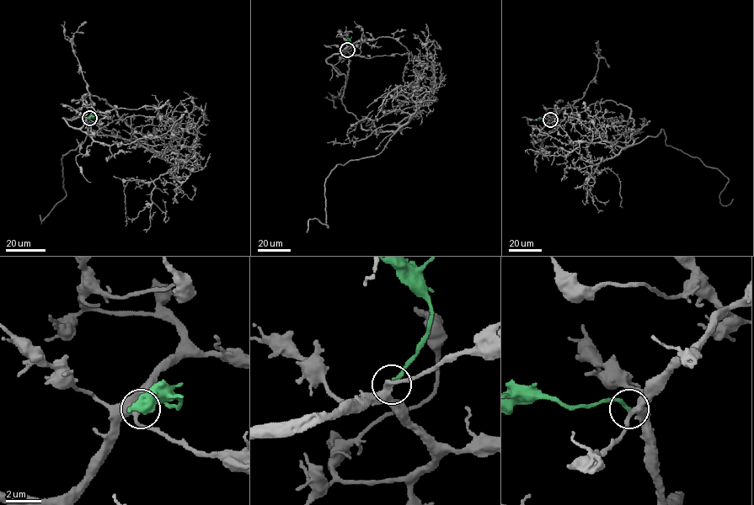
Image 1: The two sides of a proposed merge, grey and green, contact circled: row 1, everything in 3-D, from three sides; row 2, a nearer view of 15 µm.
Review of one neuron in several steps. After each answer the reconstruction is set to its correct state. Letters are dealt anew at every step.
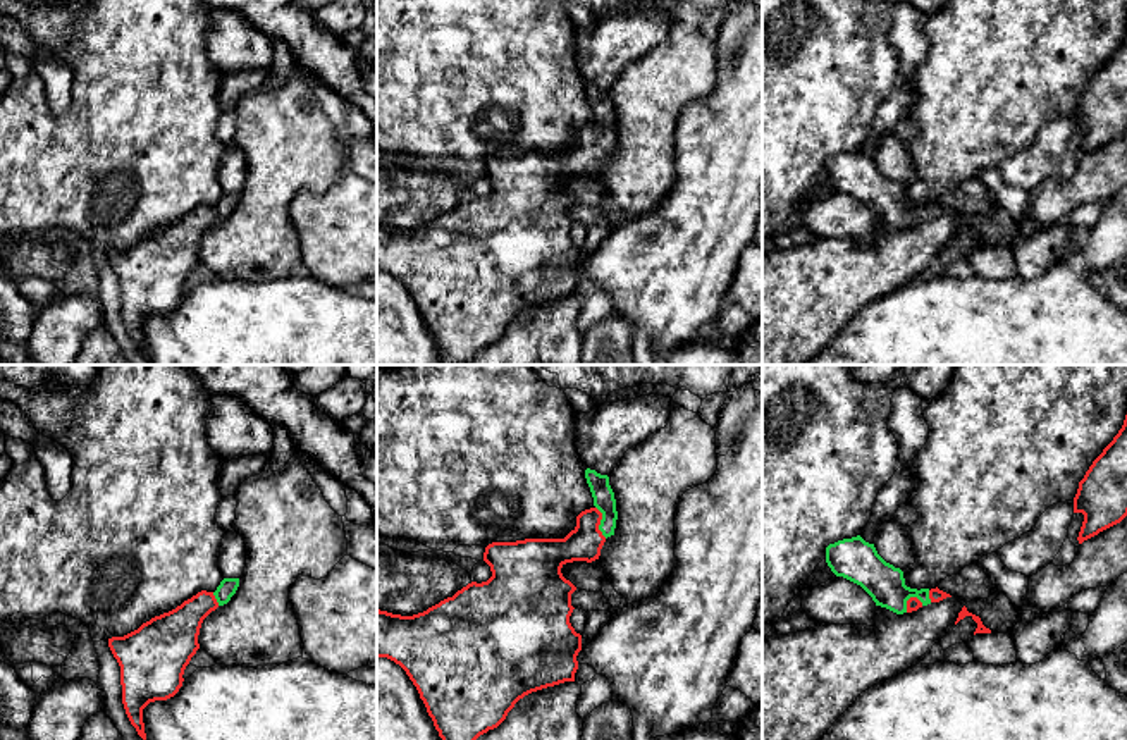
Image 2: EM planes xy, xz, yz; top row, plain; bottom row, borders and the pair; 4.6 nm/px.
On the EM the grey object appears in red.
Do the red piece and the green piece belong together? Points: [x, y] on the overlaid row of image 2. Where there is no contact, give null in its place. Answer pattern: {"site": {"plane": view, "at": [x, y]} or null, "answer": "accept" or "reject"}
{"site": {"plane": "xz", "at": [599, 522]}, "answer": "accept"}

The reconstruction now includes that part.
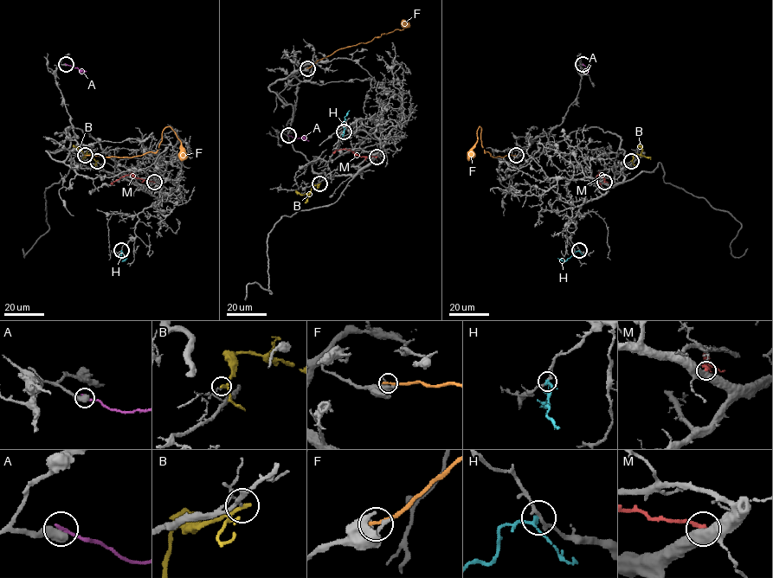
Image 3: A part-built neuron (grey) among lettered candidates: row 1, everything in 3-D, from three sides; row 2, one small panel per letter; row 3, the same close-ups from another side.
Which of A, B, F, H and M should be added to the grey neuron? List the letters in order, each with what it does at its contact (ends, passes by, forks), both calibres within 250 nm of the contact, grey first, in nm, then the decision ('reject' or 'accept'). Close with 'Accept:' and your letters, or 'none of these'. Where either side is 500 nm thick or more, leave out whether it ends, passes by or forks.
A: calibres 600 and 240 nm; reject
B: it passes by; calibres 130 and 200 nm; reject
F: it ends; calibres 260 and 240 nm; reject
H: it passes by; calibres 200 and 170 nm; reject
M: calibres 550 and 280 nm; reject
Accept: none of these

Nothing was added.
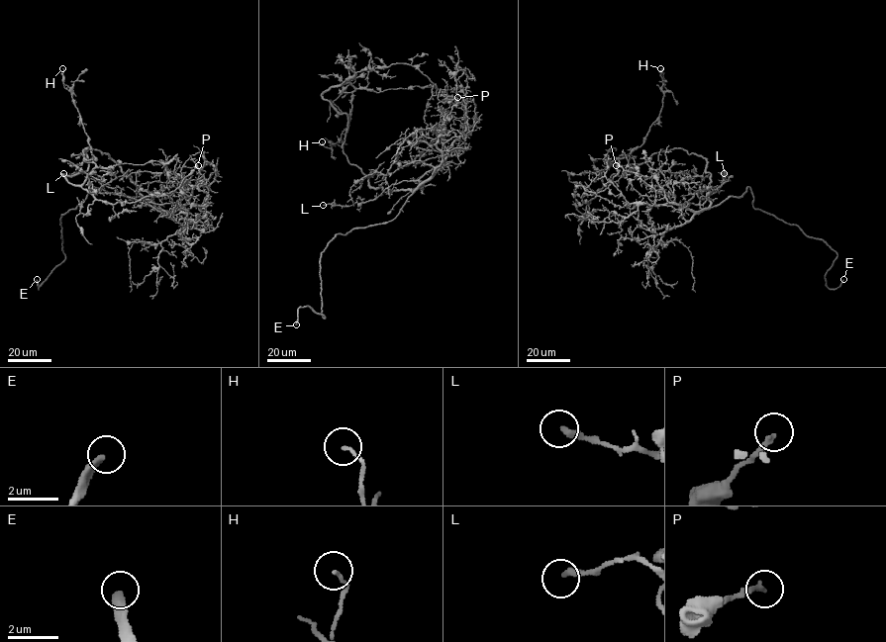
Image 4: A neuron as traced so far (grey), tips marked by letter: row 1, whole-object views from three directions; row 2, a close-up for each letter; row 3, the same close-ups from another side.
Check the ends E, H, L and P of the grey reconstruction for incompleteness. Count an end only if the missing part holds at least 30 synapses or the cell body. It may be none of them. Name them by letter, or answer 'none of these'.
E

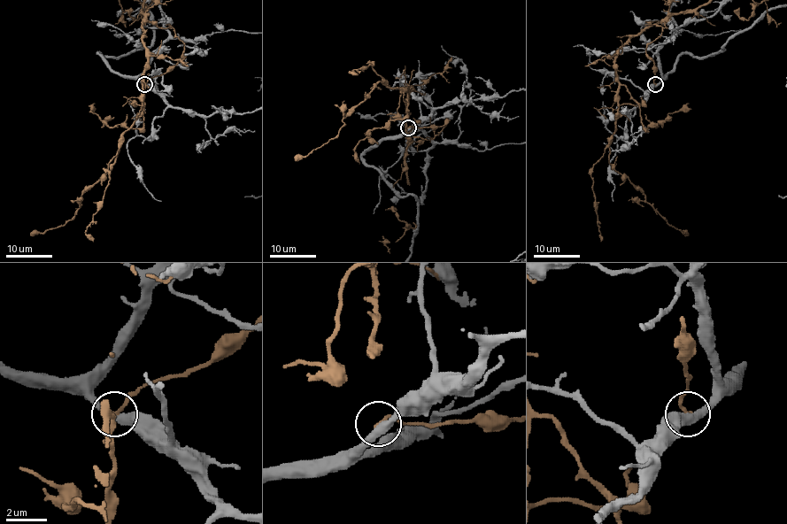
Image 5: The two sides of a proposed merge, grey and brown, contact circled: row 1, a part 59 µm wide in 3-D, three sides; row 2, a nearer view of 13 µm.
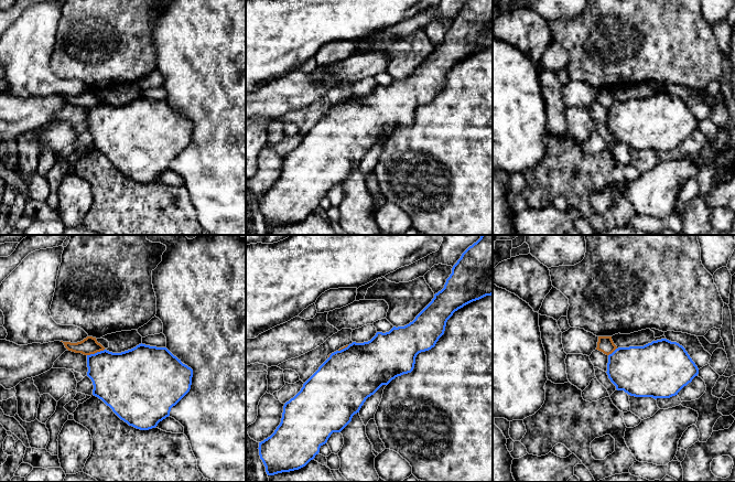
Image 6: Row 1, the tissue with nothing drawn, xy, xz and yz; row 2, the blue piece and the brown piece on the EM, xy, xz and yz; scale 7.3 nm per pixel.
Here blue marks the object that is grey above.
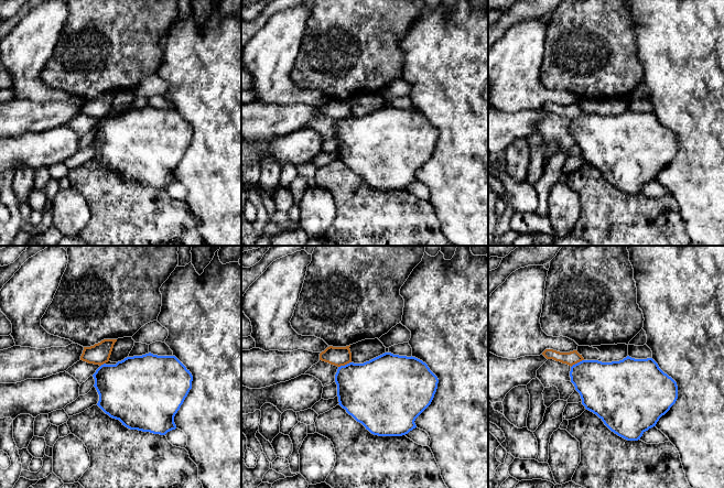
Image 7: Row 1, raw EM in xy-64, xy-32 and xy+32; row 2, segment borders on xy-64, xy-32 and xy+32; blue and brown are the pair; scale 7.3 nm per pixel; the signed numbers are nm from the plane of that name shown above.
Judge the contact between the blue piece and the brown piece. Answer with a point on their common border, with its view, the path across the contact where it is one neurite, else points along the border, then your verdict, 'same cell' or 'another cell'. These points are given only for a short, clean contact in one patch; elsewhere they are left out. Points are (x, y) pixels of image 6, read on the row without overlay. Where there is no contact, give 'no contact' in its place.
xy (95, 106) | along xy (104, 102), (87, 108) | another cell

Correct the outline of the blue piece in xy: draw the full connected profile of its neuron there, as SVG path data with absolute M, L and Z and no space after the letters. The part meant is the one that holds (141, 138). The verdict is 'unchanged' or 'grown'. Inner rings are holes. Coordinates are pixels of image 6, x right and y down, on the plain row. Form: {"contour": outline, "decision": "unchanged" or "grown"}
{"contour": "M142 96L121 106L104 103L87 108L87 120L87 129L94 138L93 148L109 159L121 173L140 183L155 181L169 170L171 161L190 144L193 130L193 122L166 100Z", "decision": "unchanged"}

